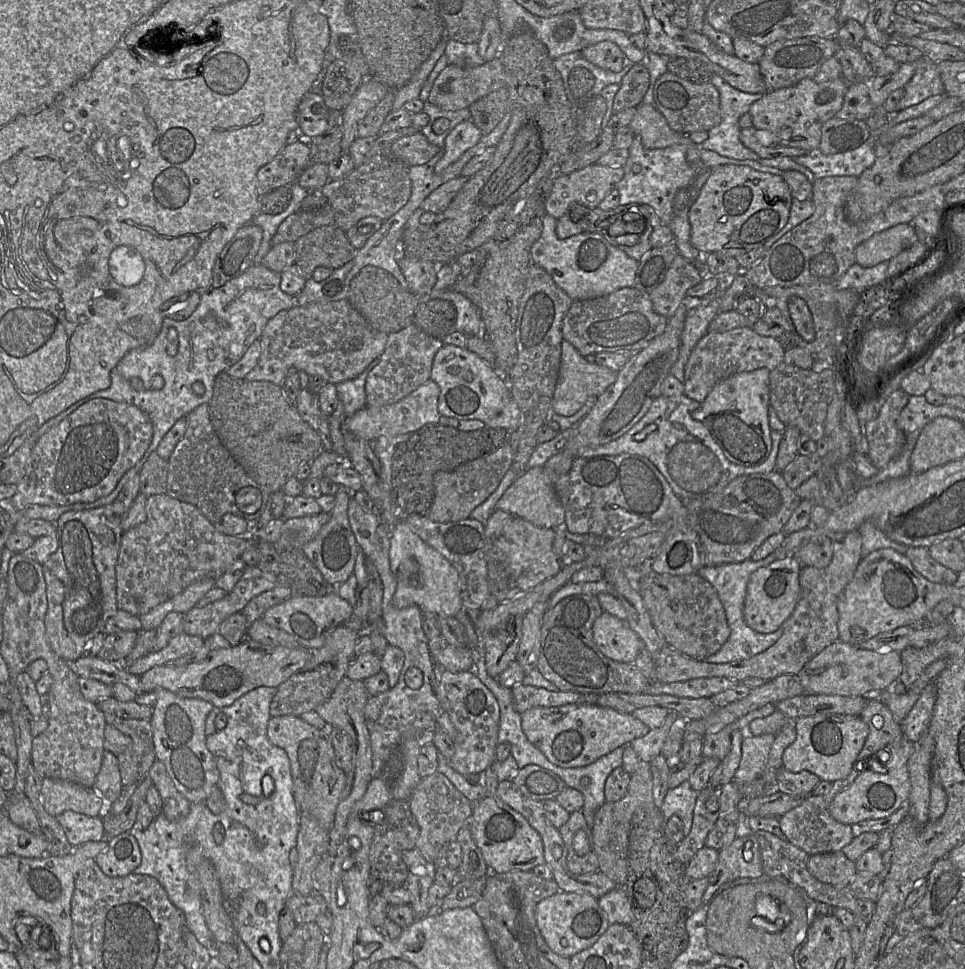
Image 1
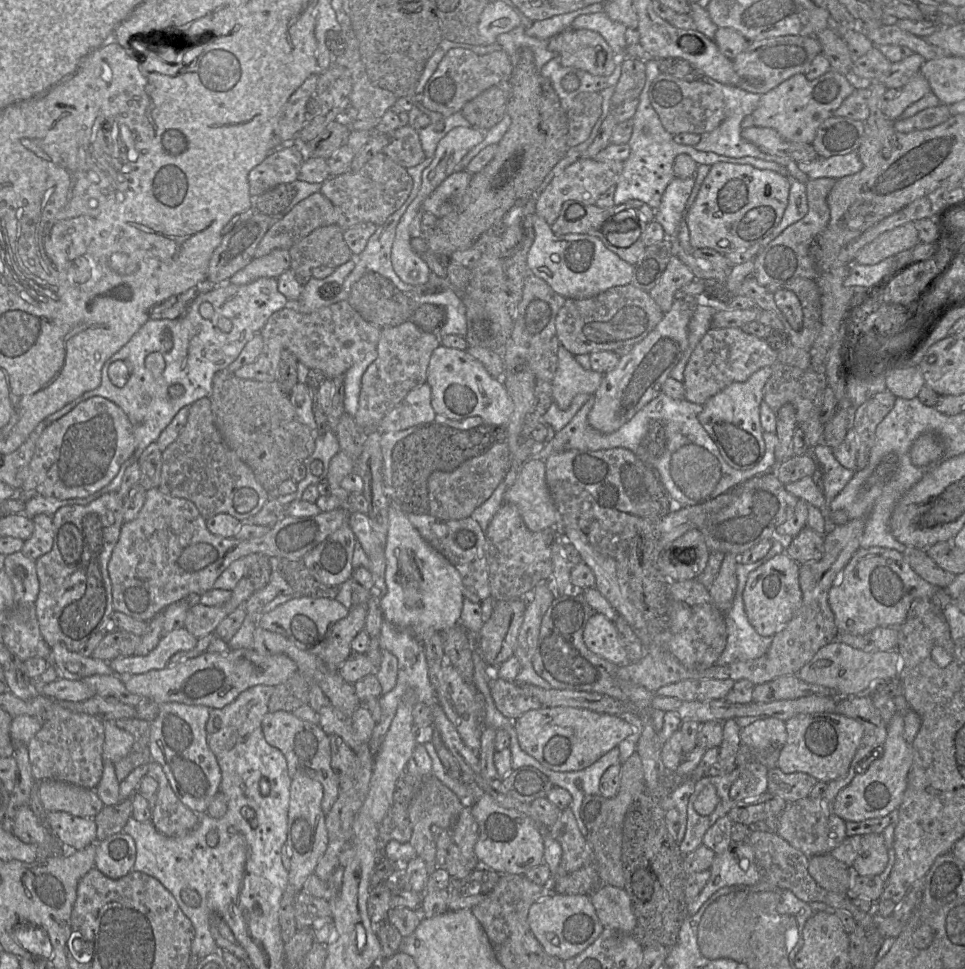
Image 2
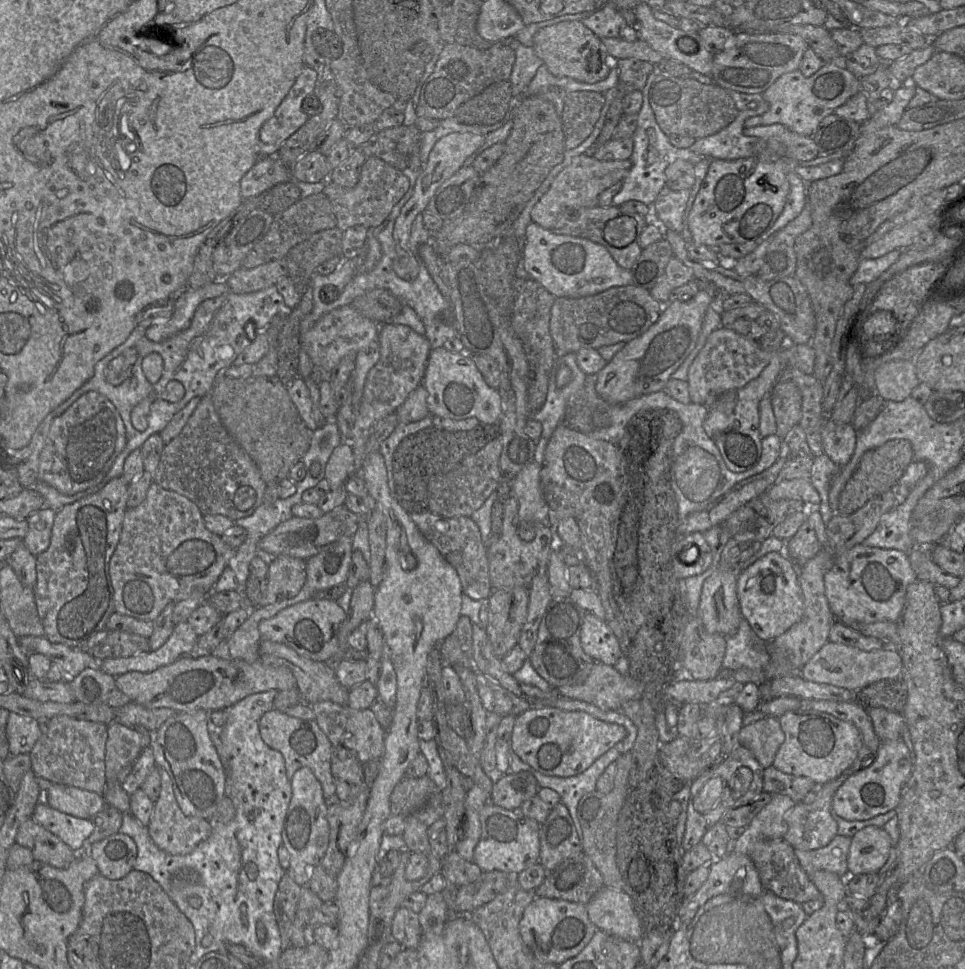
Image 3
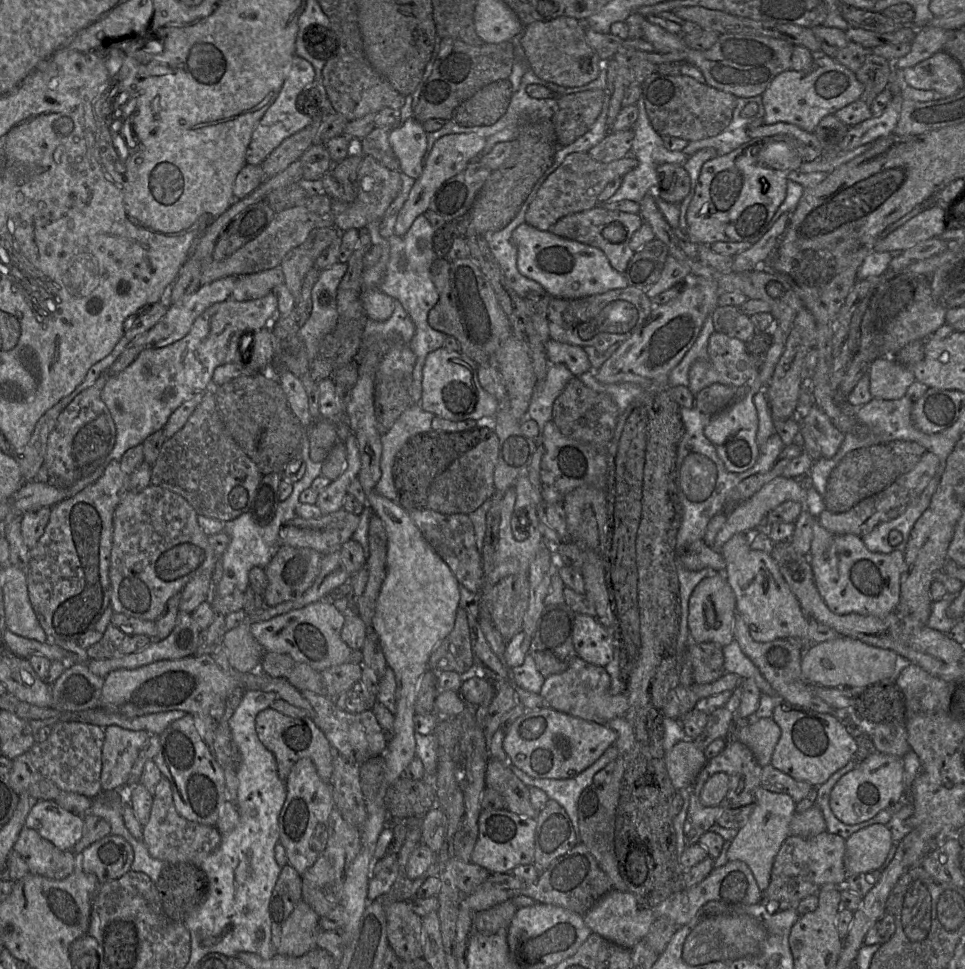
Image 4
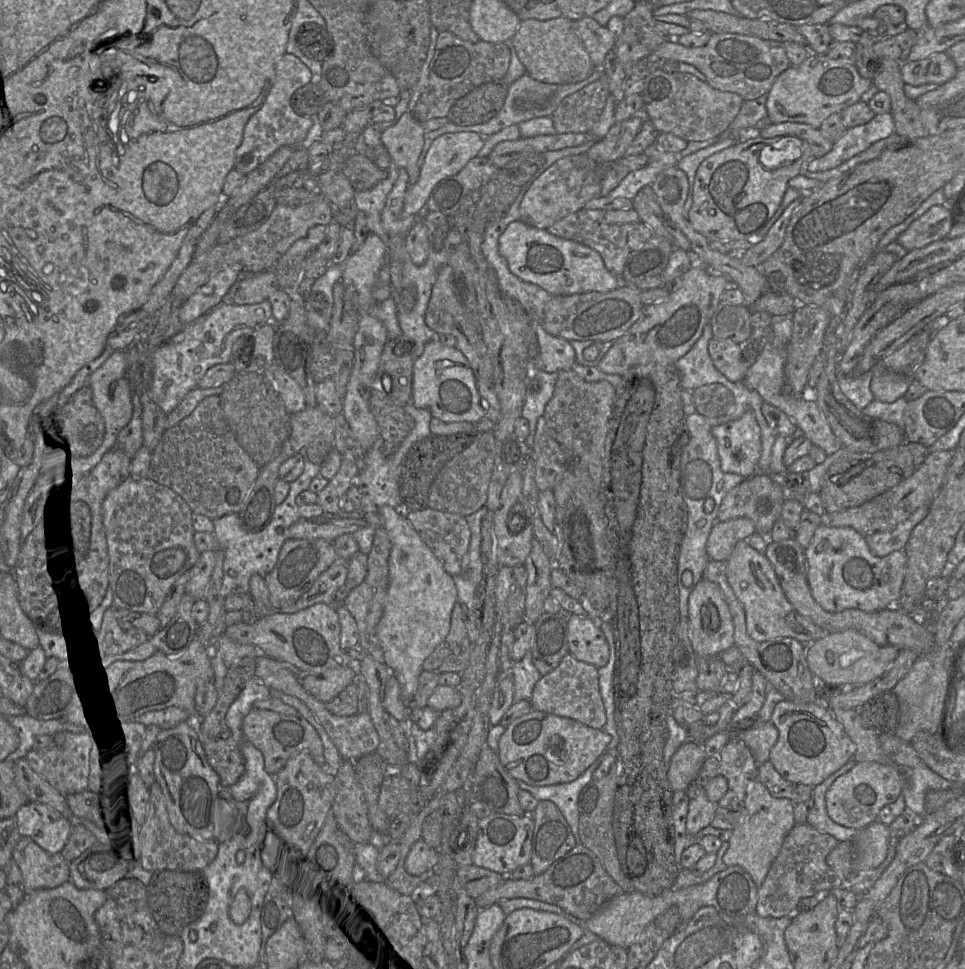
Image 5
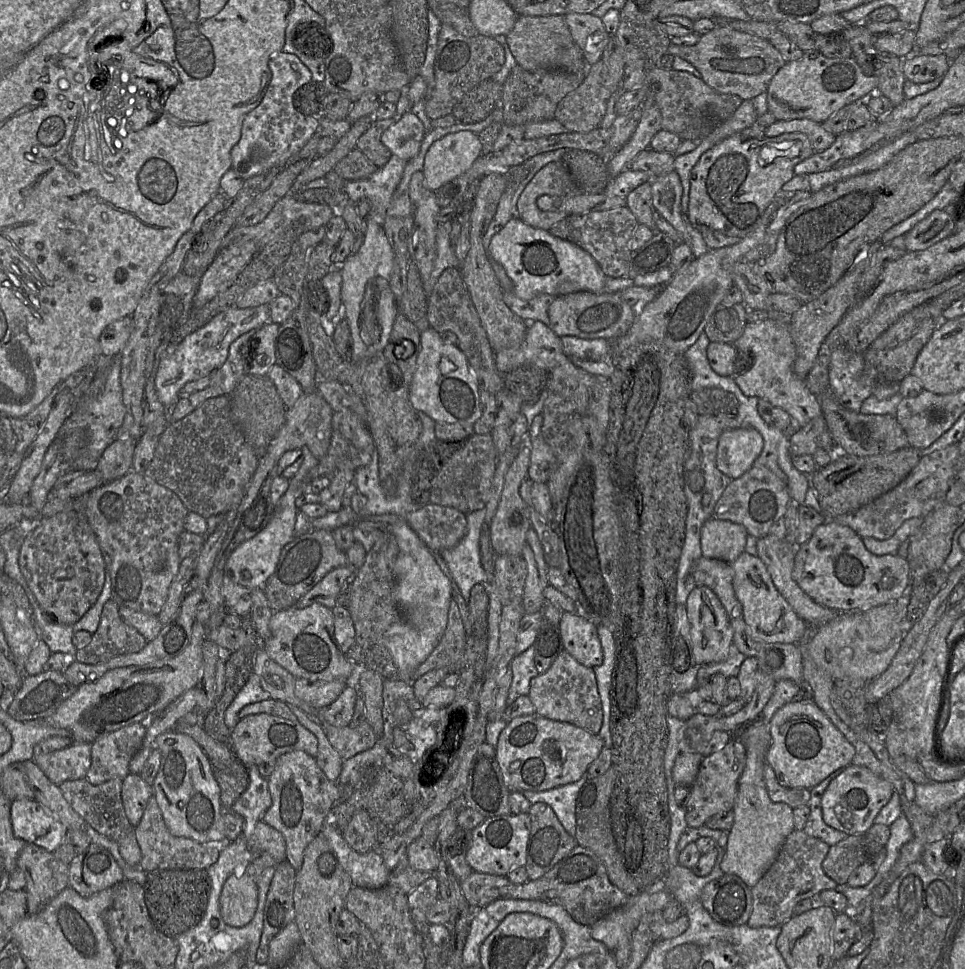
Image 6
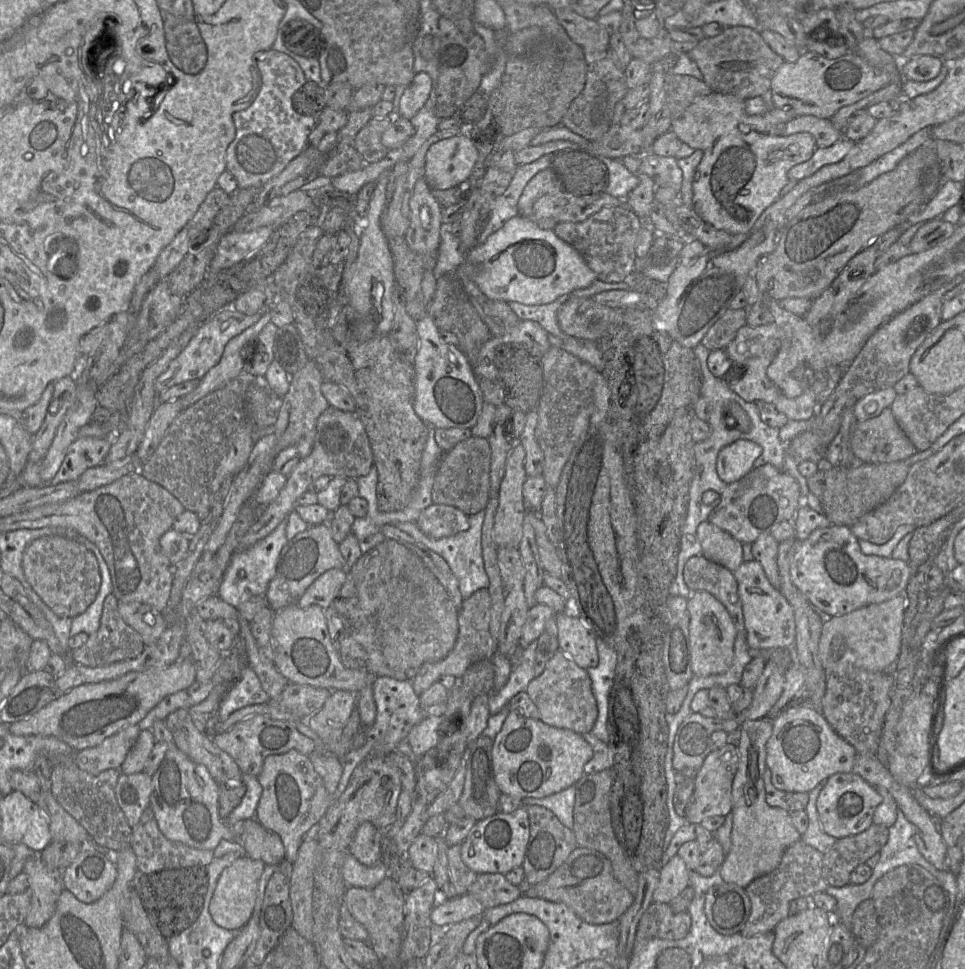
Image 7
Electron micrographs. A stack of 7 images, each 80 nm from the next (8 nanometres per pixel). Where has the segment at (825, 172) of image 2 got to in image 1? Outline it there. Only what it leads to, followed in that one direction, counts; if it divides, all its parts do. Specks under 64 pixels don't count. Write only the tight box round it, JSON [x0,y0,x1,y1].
[793,132,876,178]

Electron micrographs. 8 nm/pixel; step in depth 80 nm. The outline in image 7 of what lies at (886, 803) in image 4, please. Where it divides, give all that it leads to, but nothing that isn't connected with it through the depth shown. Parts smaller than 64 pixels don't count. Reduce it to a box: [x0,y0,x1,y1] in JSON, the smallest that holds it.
[817,772,883,839]

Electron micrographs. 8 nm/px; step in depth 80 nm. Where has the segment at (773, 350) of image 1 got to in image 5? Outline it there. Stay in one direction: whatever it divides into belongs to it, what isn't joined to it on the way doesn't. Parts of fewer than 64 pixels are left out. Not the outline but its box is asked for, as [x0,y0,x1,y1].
[708,337,748,382]

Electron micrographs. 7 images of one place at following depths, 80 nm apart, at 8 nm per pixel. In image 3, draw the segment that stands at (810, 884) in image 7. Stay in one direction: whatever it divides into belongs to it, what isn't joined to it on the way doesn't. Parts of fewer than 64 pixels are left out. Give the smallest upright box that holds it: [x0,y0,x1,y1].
[794,835,851,878]

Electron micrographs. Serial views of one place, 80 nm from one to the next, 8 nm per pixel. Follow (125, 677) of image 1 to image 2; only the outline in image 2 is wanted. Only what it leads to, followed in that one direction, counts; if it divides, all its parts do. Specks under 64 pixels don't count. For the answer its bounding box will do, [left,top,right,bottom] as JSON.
[51,645,116,680]

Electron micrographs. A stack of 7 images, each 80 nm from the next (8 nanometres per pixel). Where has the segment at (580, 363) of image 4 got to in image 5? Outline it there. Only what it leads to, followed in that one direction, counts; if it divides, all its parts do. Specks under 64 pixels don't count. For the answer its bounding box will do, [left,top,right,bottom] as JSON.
[531,321,576,372]

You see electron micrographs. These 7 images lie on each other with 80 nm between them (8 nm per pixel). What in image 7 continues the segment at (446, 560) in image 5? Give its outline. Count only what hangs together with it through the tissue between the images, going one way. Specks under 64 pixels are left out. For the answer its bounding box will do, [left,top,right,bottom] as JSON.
[416,503,469,538]

